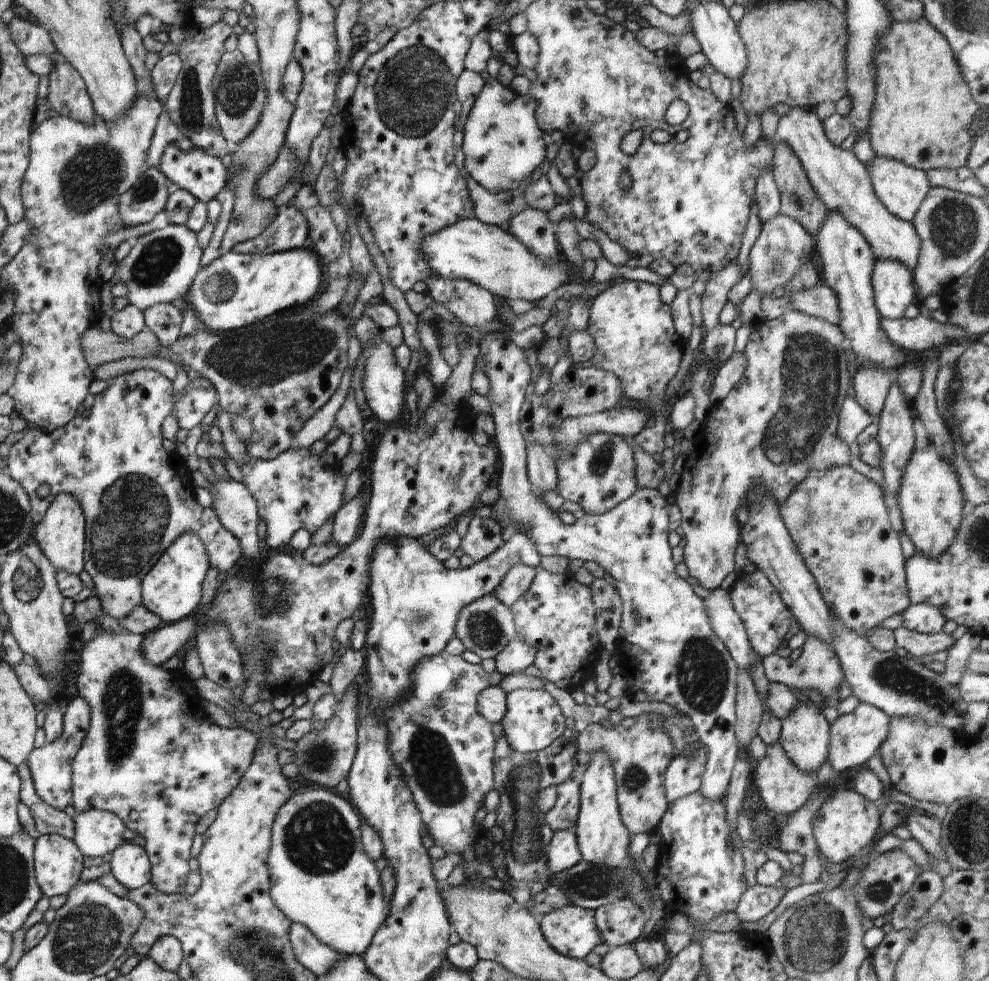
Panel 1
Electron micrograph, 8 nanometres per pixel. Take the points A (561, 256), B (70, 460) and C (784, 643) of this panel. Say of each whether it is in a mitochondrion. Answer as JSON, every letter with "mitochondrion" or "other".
{"A":"other","B":"other","C":"other"}

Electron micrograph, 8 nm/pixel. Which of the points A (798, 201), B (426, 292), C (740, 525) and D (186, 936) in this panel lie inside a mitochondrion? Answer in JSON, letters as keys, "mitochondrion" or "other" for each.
{"A":"other","B":"other","C":"other","D":"other"}

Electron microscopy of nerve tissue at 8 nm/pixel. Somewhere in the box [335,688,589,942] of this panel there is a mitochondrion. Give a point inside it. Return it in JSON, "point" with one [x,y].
{"point":[441,780]}

